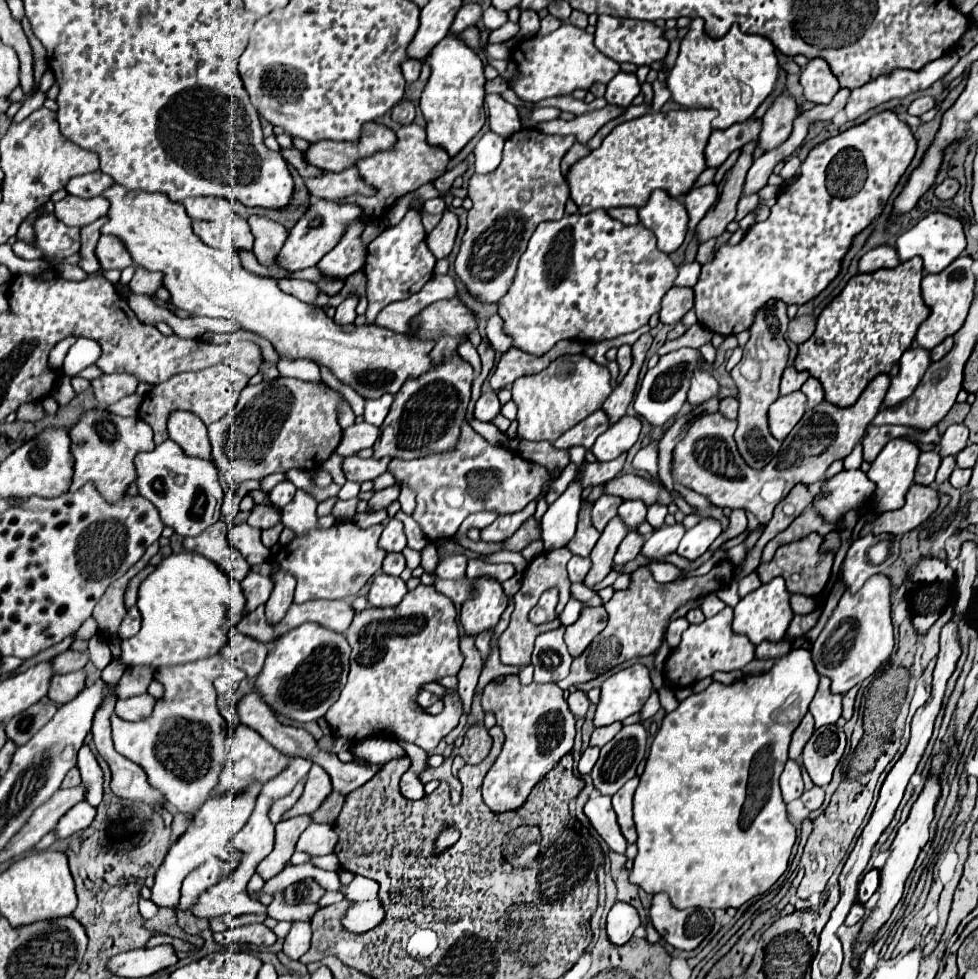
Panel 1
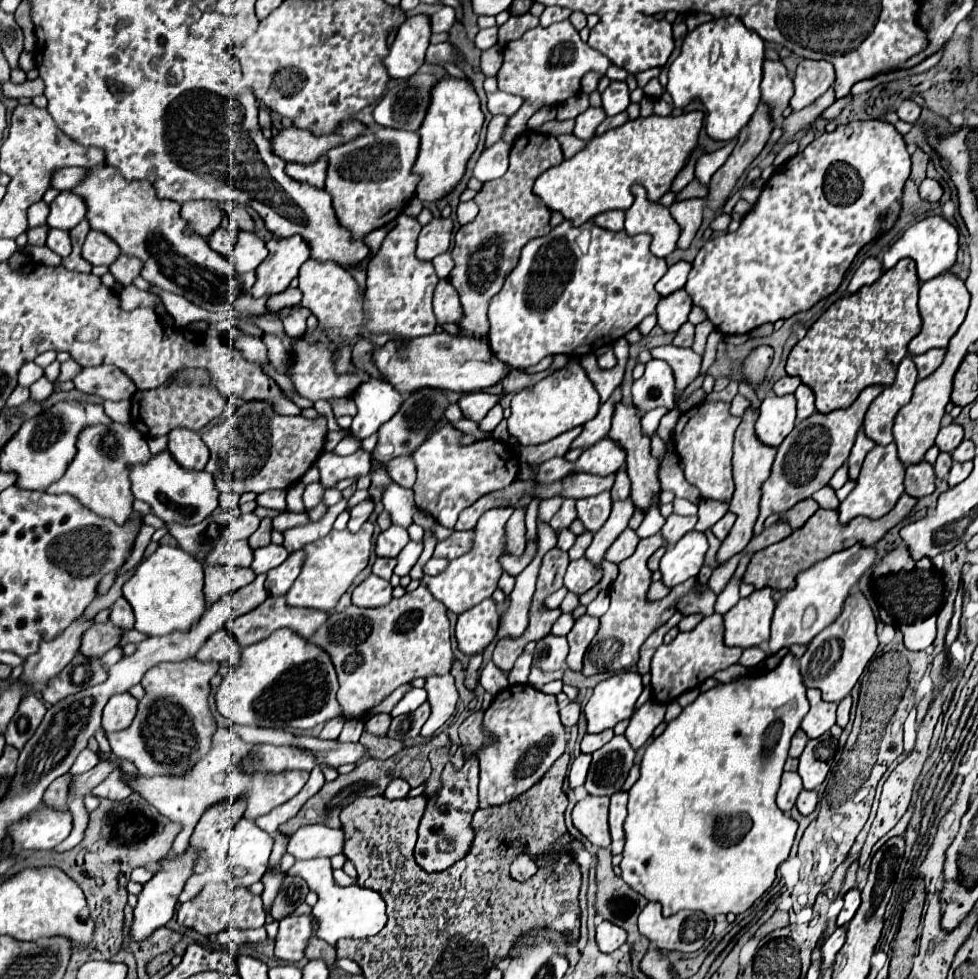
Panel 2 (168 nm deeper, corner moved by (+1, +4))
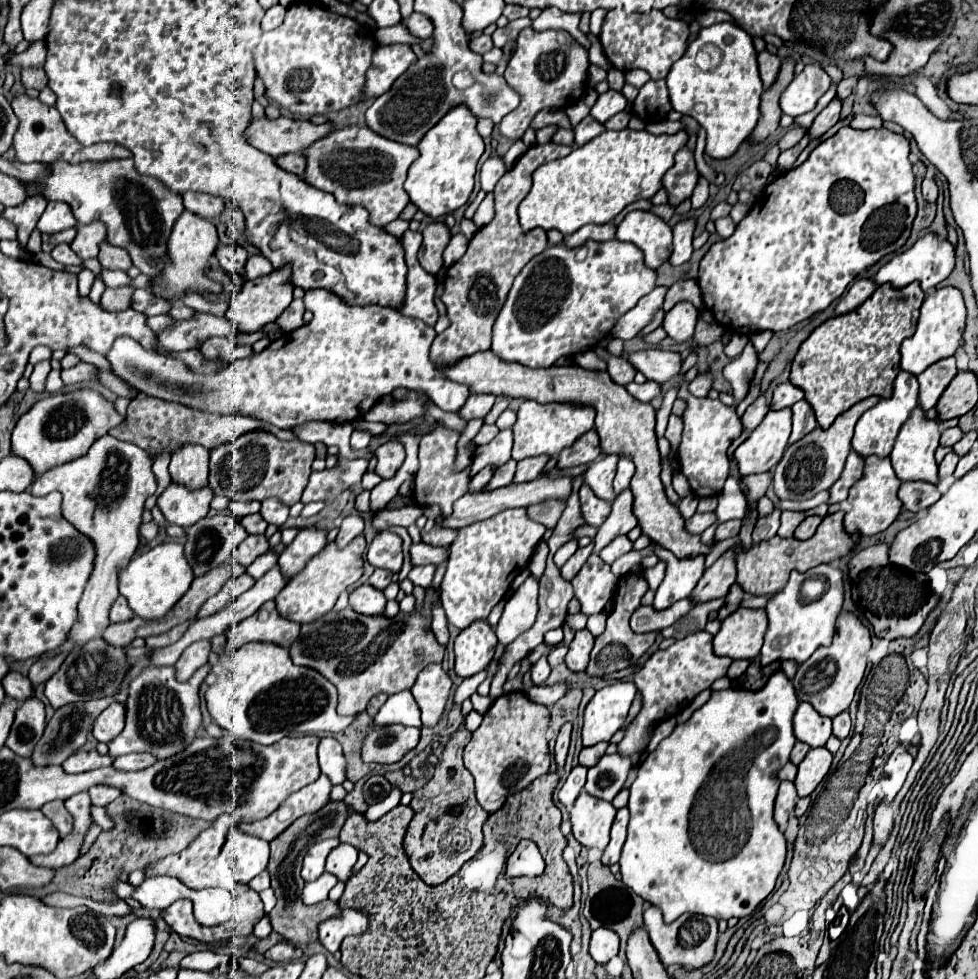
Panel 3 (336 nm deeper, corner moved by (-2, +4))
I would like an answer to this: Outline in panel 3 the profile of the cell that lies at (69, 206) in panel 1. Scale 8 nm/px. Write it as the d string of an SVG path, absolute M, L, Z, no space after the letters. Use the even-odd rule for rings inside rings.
M49 201L45 213L41 215L41 219L37 223L37 229L41 233L59 233L59 231L75 227L75 225L77 225L77 219L67 203Z

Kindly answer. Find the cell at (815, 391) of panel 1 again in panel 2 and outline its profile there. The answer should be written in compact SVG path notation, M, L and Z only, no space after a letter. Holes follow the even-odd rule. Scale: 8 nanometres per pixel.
M800 385L800 387L796 389L794 397L796 397L796 401L798 401L798 415L796 415L798 421L810 417L810 415L816 411L816 409L814 409L814 395L812 395L812 391L808 391L806 385Z

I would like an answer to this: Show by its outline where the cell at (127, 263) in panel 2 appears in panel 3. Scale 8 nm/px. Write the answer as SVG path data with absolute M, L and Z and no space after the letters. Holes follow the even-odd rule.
M107 241L103 243L103 247L99 251L99 261L105 269L111 269L111 271L115 271L115 269L129 271L133 267L131 257L127 255L127 251L123 251L121 247L113 247Z

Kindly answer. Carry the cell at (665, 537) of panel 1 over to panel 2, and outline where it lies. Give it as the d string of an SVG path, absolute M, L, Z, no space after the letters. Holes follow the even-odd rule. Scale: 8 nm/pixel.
M672 513L672 515L666 519L666 523L664 523L664 527L662 527L660 533L664 535L664 541L666 541L666 543L674 545L674 543L680 541L688 531L694 529L696 521L698 521L696 517L682 517L682 515Z

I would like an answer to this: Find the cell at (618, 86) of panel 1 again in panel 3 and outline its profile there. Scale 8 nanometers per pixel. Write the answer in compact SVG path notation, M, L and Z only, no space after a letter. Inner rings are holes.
M609 89L607 93L599 95L597 103L591 109L591 115L595 119L599 119L599 123L605 123L613 115L621 113L625 109L625 105L627 105L627 99L623 97L623 93L621 91L615 91L615 89Z

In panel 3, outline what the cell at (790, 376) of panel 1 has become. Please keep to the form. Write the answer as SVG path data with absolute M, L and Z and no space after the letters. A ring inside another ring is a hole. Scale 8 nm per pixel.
M791 381L779 383L779 385L773 389L771 409L791 407L791 405L793 405L793 403L797 403L799 399L803 399L803 391L799 391L799 387L795 387Z

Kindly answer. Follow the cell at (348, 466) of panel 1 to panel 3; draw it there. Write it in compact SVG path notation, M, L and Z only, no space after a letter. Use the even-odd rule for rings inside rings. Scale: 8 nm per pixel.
M341 459L339 465L333 469L323 469L315 471L303 491L301 501L333 501L337 499L345 489L355 487L361 483L363 473L367 471L367 459Z

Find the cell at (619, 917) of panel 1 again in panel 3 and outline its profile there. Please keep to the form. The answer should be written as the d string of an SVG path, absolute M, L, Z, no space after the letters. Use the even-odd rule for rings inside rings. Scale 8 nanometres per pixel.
M599 927L591 937L591 957L597 963L607 963L611 957L619 953L619 935L609 931L607 927Z

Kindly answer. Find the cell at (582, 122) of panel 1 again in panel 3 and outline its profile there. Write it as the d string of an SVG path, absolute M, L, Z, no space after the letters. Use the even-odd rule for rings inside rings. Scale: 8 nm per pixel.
M587 115L573 131L575 131L575 143L577 143L577 145L585 145L585 143L589 143L593 137L601 135L601 133L605 131L605 127L603 127L597 119L593 119L591 115Z

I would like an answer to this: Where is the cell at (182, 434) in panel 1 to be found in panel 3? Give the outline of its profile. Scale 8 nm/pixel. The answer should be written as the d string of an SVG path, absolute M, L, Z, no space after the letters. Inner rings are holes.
M197 443L181 445L171 457L169 473L173 481L191 489L205 487L209 475L209 451Z

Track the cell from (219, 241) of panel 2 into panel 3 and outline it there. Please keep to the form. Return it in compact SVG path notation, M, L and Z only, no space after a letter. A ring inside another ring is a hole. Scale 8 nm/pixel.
M219 245L215 251L215 257L219 261L219 265L229 271L233 277L241 277L243 275L243 263L247 261L247 251L241 245Z

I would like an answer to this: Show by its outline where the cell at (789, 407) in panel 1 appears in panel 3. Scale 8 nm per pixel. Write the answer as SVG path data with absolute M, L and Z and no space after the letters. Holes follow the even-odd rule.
M791 407L779 411L769 409L767 417L755 427L755 431L735 449L735 459L739 461L739 473L763 473L773 469L789 443L791 435Z

